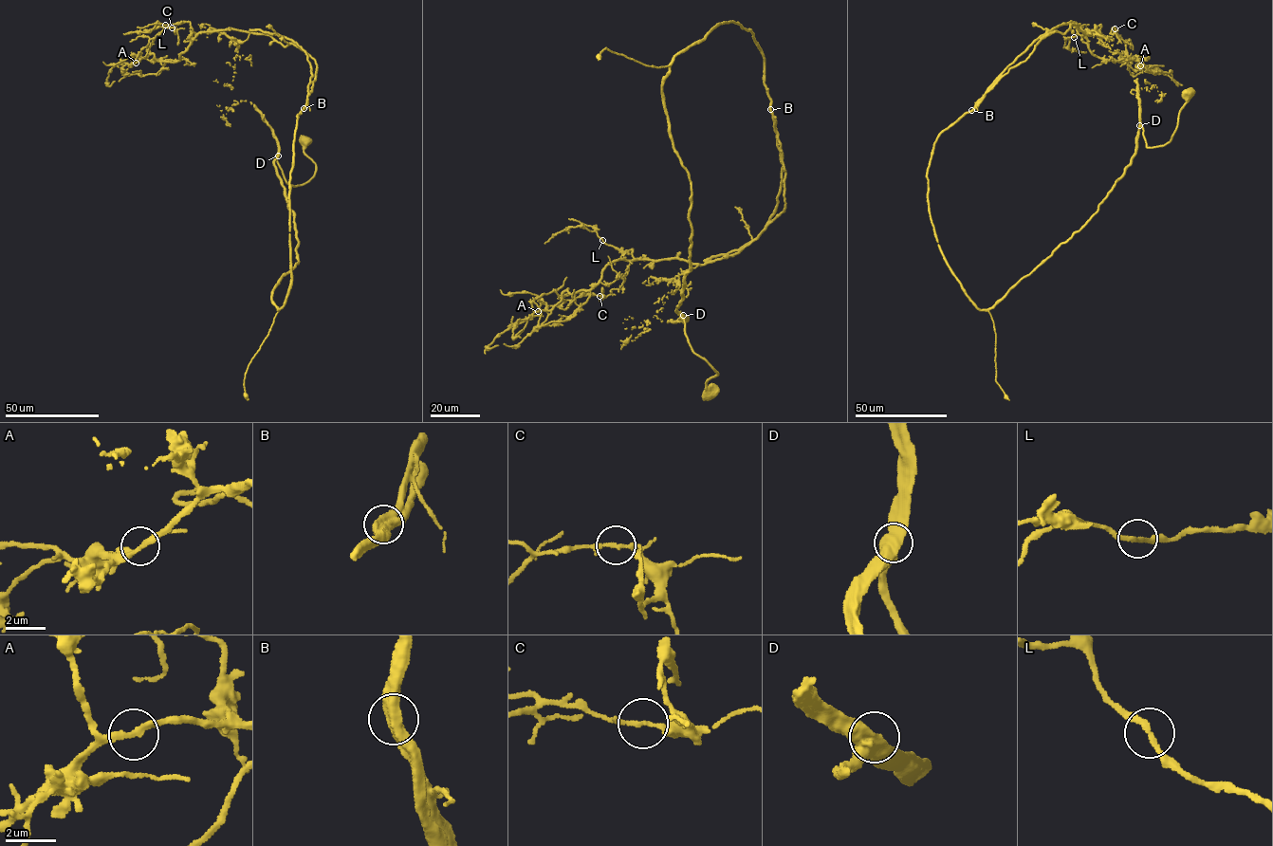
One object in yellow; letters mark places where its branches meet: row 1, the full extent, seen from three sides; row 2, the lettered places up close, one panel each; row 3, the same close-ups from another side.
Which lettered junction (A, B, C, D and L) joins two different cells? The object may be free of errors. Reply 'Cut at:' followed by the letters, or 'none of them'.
Cut at: B

